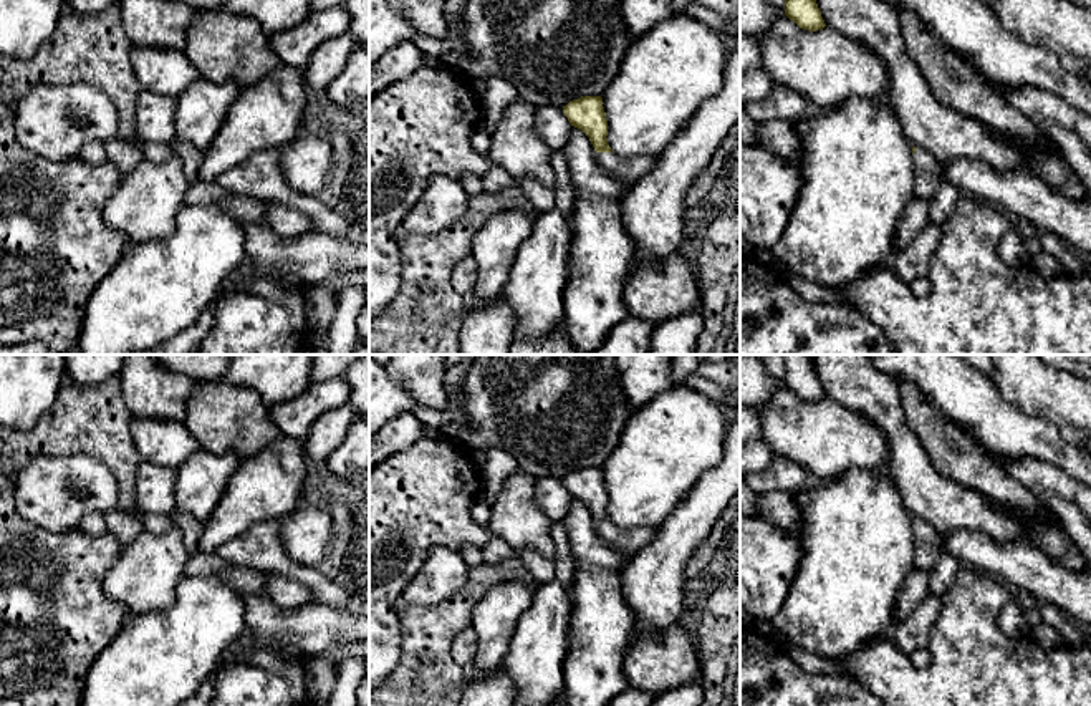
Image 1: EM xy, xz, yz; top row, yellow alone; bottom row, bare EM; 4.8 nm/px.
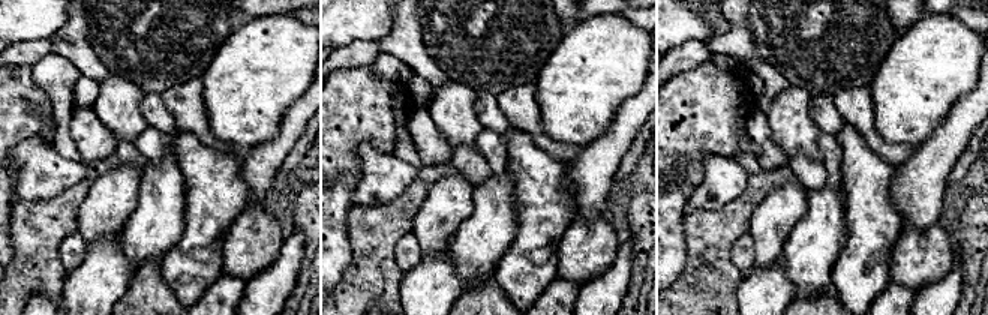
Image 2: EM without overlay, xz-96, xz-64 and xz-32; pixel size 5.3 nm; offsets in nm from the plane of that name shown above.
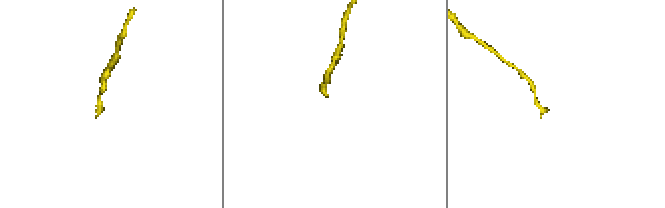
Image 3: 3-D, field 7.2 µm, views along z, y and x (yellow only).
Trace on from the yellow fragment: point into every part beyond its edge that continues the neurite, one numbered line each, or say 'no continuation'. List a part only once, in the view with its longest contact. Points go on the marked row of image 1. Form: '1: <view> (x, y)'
1: xz (626, 169)

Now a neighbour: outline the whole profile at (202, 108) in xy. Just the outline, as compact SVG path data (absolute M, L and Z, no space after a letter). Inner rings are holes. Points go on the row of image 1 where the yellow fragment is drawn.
M200 76L175 99L175 139L204 152L220 131L237 96L235 83L212 83Z

